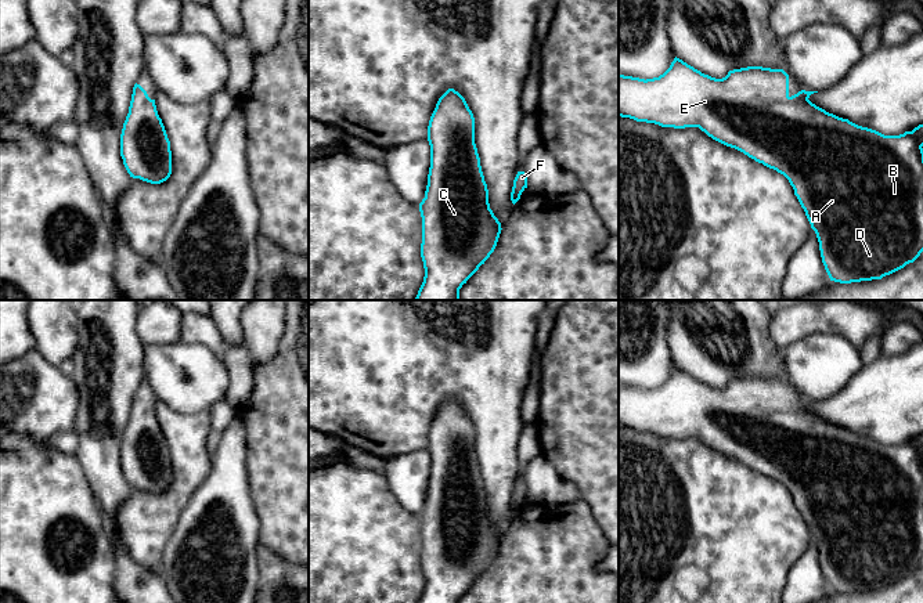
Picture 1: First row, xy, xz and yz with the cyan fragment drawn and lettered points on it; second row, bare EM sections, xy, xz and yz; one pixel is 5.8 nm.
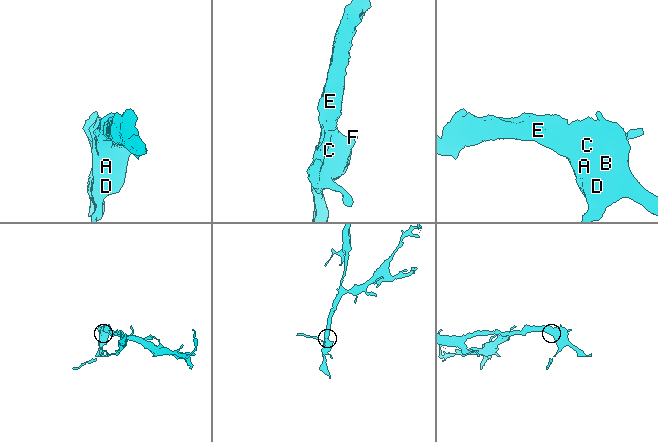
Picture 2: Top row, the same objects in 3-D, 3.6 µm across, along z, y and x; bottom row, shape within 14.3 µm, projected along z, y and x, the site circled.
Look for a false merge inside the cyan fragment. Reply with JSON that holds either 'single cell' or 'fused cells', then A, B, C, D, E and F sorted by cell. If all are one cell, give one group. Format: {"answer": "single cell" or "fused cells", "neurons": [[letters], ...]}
{"answer": "single cell", "neurons": [["A", "B", "C", "D", "E", "F"]]}

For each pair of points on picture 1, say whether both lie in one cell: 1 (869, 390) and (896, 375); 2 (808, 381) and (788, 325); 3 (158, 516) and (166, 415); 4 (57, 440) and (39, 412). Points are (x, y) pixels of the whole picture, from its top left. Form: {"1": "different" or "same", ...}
{"1": "same", "2": "different", "3": "same", "4": "different"}

